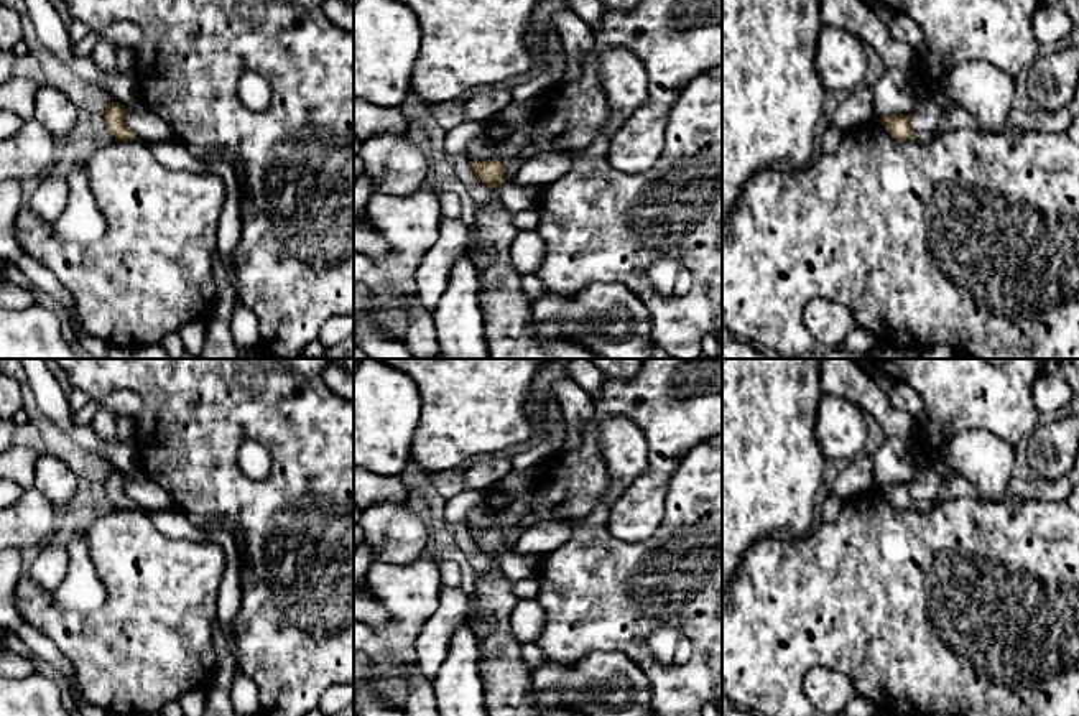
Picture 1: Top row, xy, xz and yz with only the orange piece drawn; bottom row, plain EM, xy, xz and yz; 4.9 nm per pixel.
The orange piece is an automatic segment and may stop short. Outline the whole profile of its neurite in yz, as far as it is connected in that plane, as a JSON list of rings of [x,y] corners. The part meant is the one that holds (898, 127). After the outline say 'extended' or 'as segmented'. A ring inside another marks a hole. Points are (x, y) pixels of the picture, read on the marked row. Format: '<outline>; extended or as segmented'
[[[903,114],[882,117],[877,122],[880,122],[895,140],[900,142],[916,140],[921,145],[931,143],[944,128],[939,127],[931,133],[916,133],[910,127],[910,115],[903,115]]]; extended

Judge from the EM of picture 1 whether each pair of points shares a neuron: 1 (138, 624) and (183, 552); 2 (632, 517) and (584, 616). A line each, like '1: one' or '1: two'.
1: one
2: two

